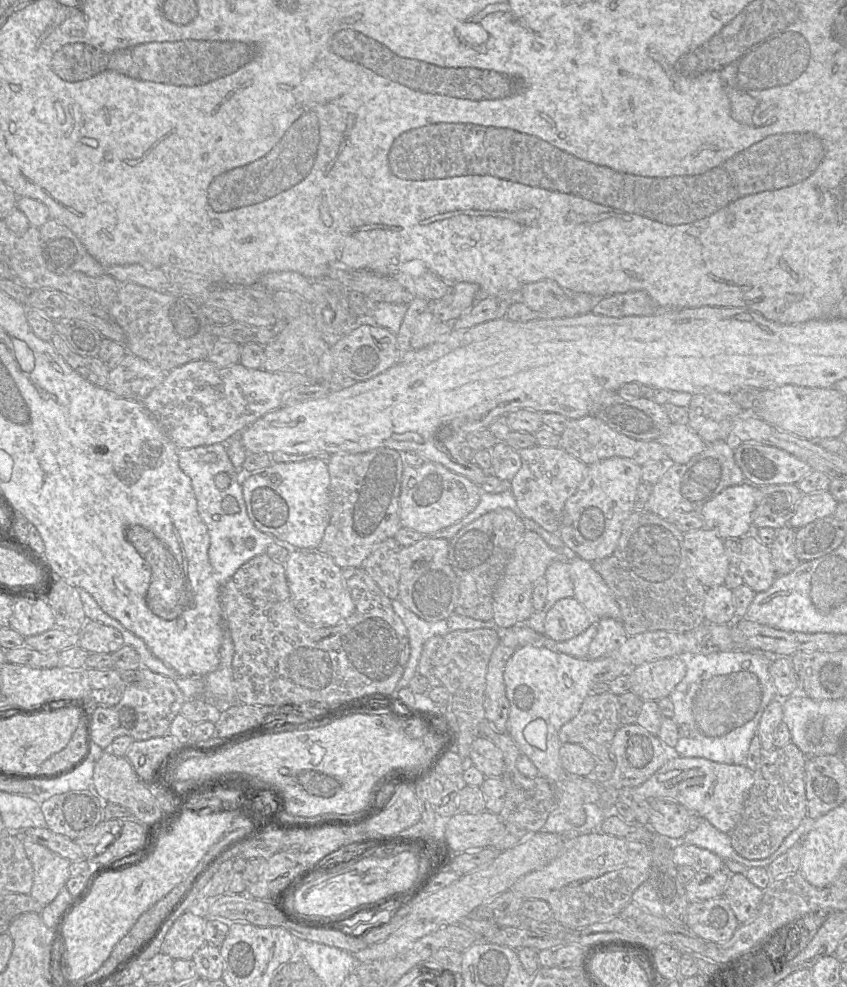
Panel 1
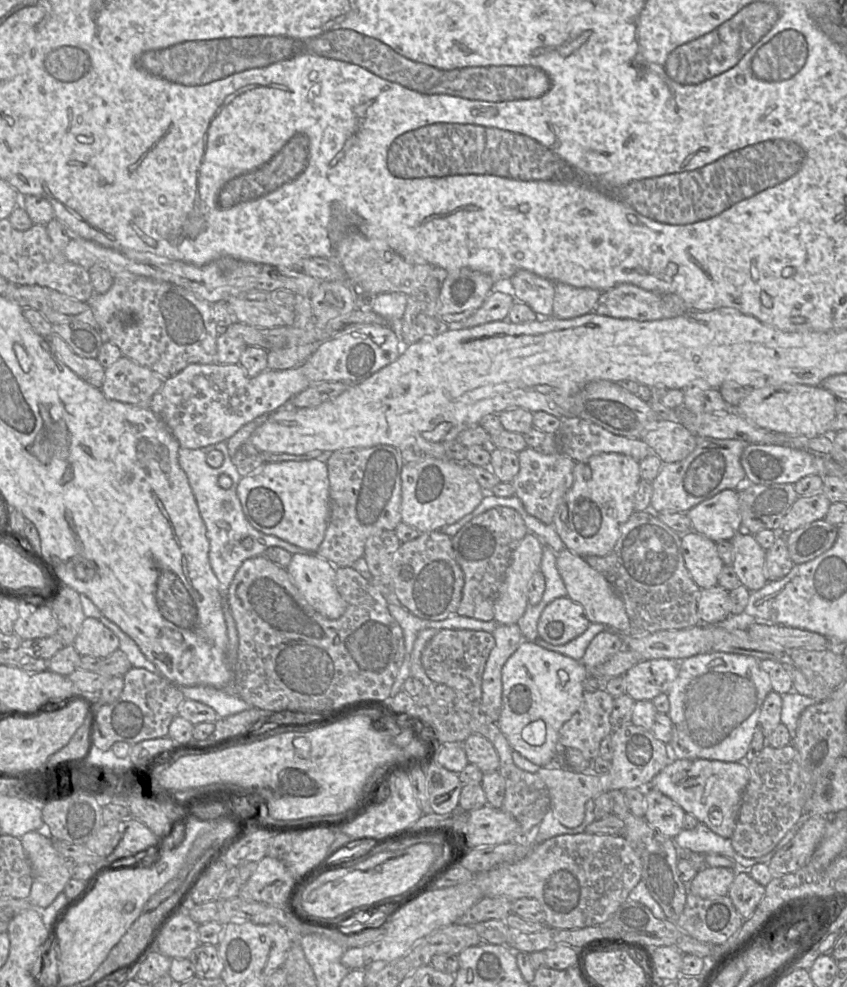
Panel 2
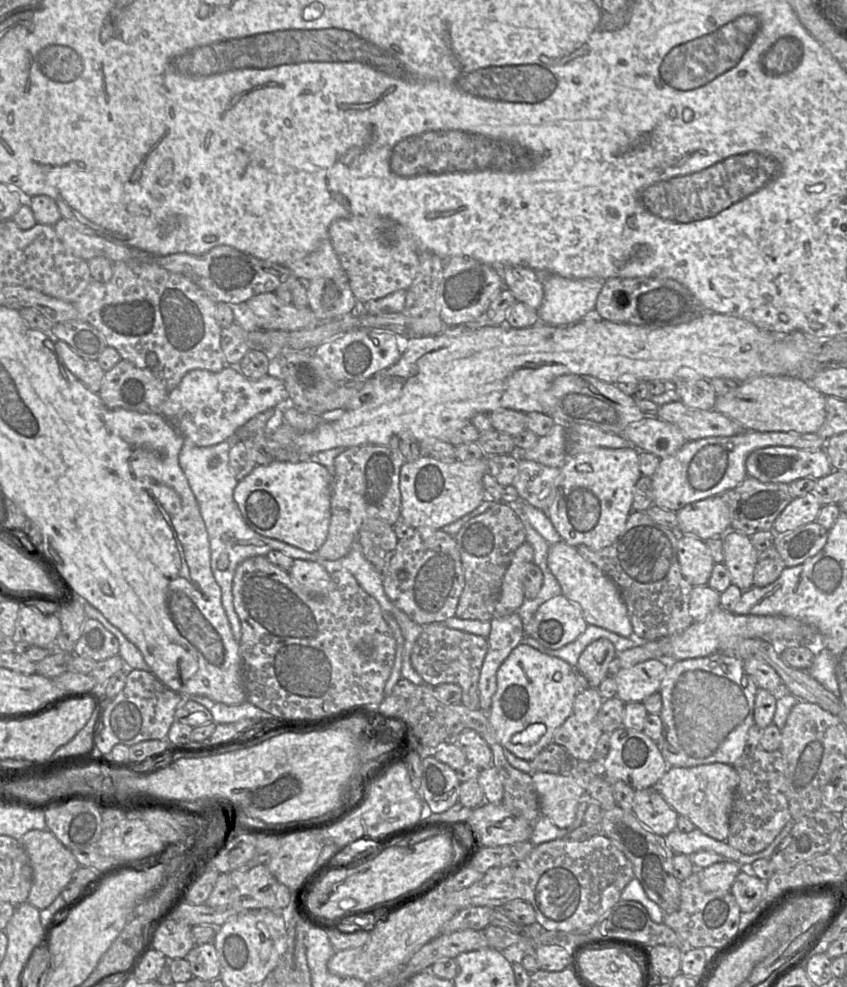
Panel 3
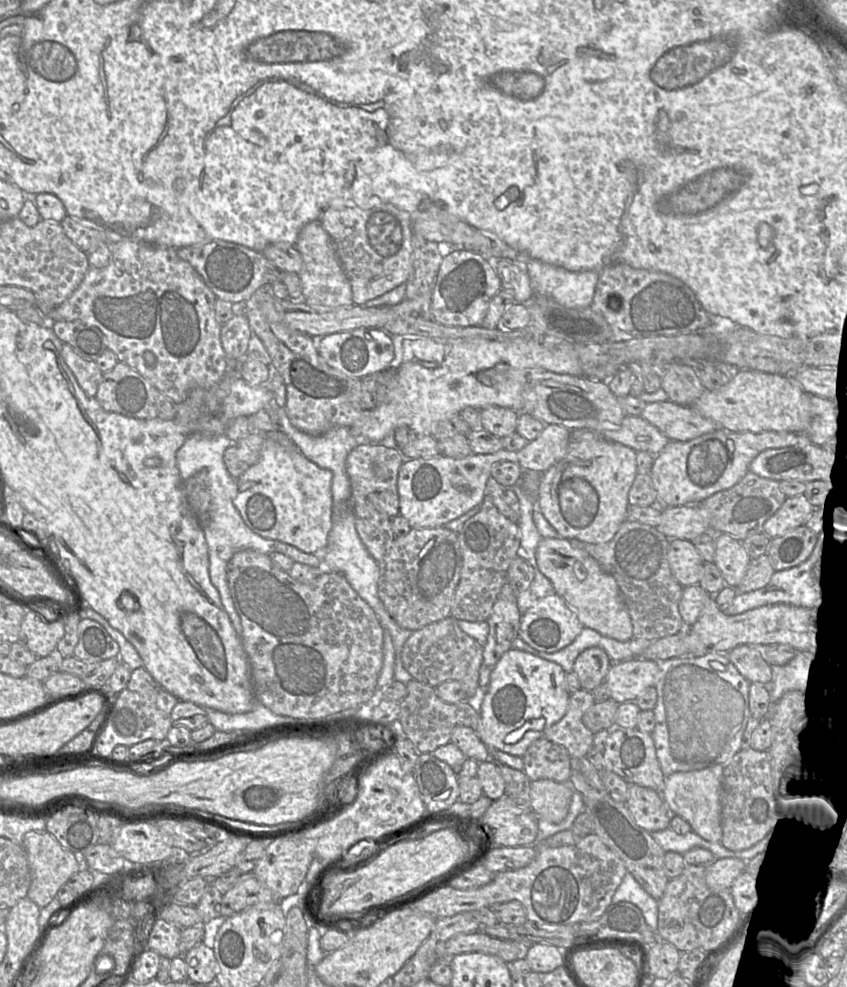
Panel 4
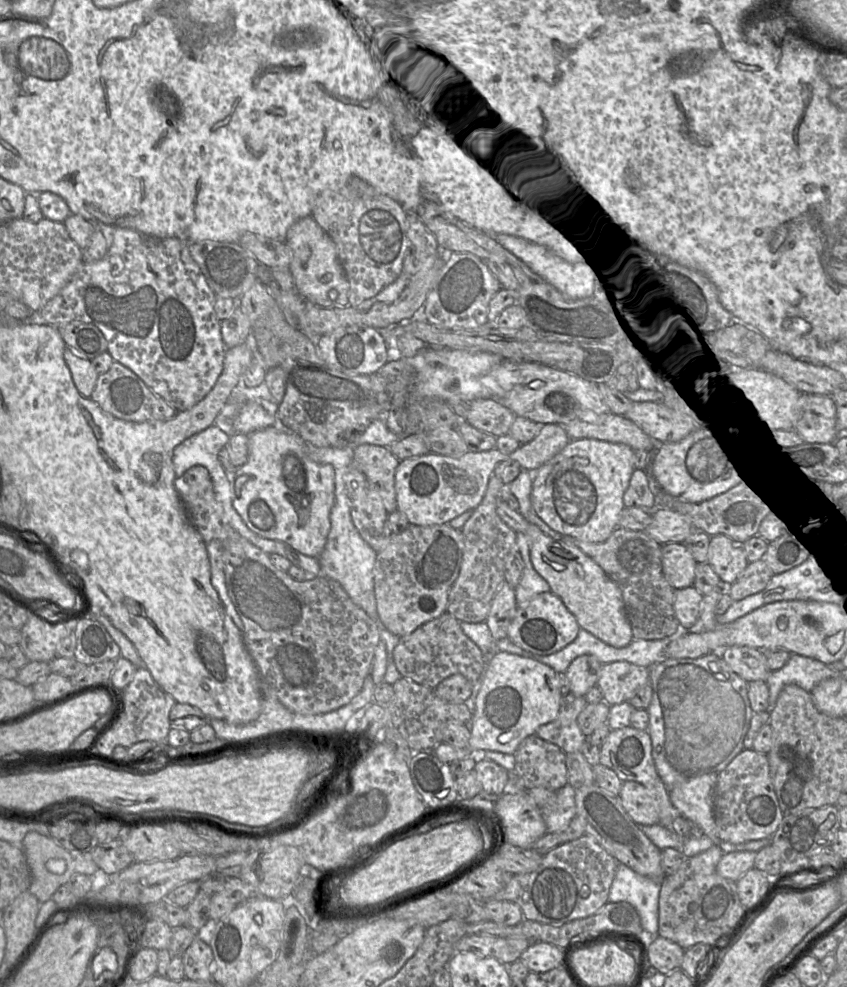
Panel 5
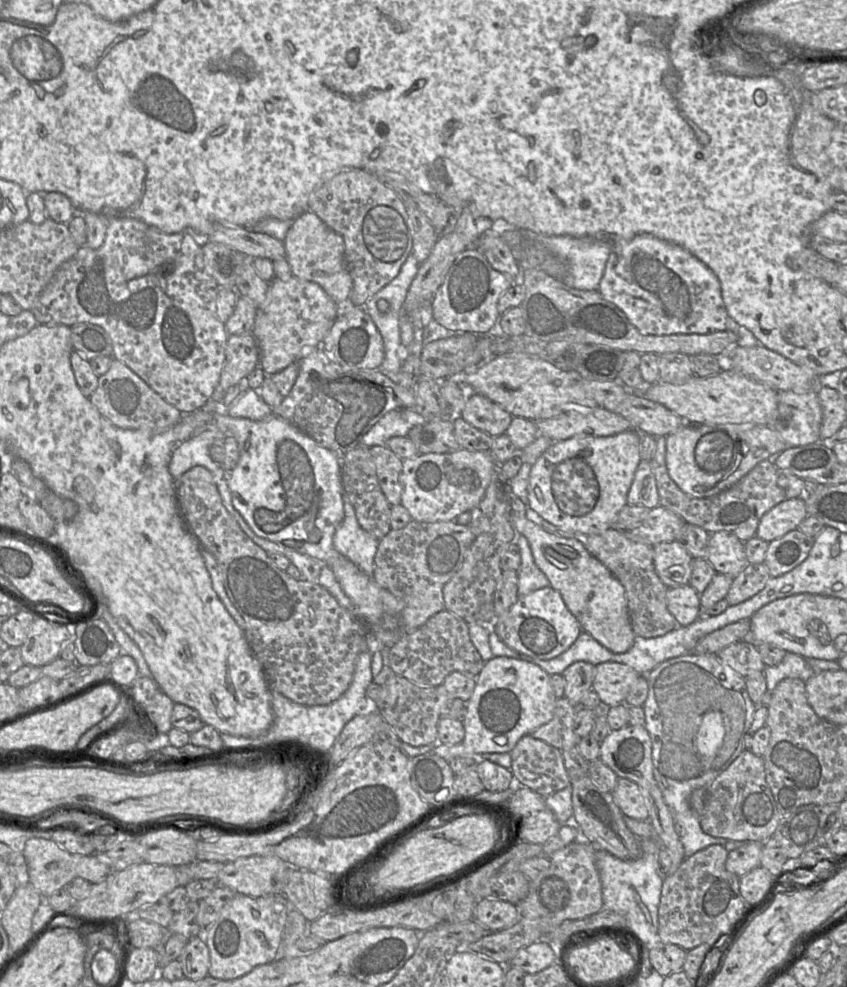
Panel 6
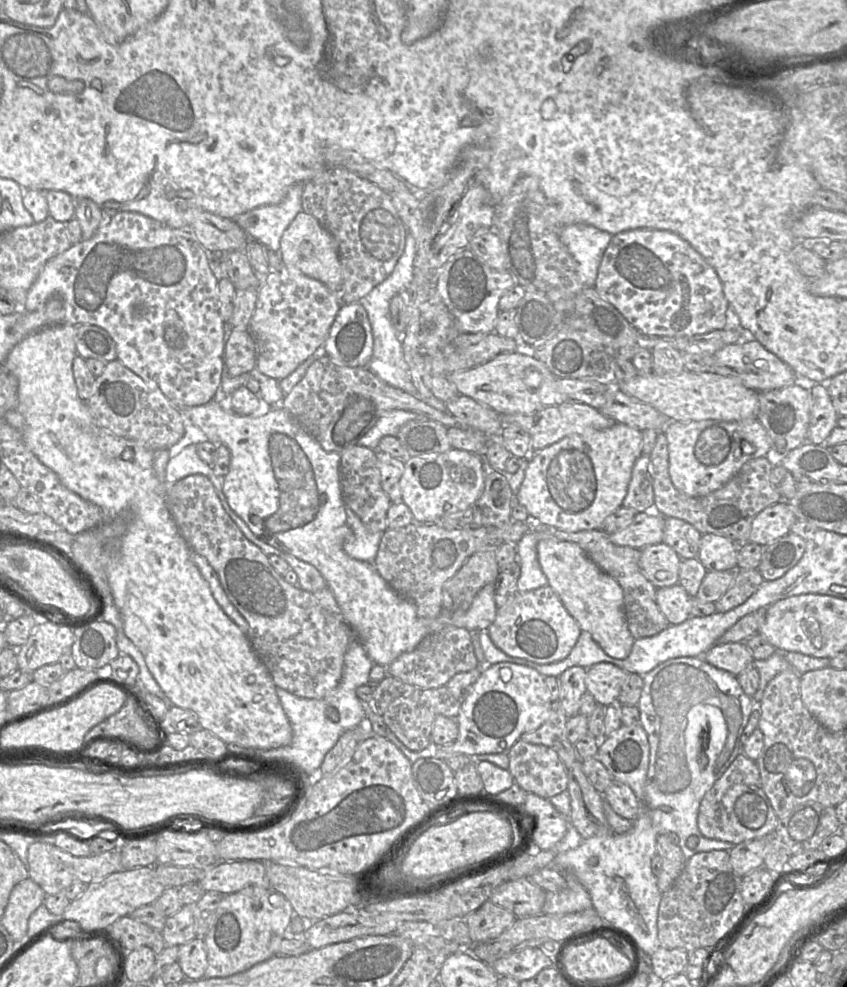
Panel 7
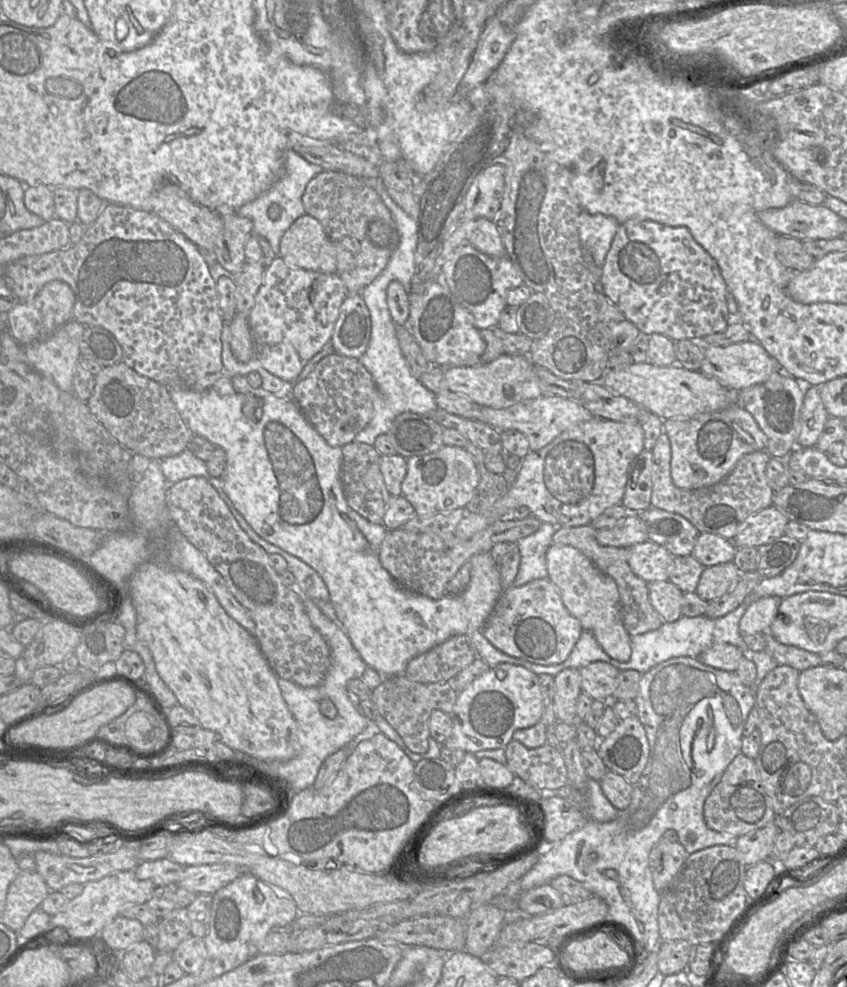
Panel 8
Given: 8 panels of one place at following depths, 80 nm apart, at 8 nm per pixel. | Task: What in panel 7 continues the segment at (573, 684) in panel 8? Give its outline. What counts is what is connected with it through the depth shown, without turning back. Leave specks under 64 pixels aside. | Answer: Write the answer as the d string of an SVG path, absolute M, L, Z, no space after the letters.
M573 666L558 677L560 683L559 701L568 718L580 713L581 699L587 692L586 675L586 668Z

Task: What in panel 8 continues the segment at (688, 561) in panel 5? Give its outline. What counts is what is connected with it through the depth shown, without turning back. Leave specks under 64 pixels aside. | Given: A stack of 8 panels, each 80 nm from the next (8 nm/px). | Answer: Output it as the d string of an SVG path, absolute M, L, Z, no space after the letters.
M652 541L627 549L627 560L632 572L646 583L667 581L673 558L666 548Z

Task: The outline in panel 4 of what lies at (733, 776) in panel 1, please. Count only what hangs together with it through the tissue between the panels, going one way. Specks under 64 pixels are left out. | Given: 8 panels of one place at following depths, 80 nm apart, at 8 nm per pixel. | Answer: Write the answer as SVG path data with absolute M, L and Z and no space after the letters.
M715 765L702 770L675 772L665 778L662 797L672 815L685 819L692 831L709 842L720 842L721 826L721 790L724 766Z

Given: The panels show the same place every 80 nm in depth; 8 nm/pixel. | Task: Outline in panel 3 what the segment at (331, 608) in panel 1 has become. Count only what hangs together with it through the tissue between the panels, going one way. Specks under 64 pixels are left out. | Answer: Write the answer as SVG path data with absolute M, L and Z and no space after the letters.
M294 559L289 573L311 595L324 595L328 590L331 574L318 561Z

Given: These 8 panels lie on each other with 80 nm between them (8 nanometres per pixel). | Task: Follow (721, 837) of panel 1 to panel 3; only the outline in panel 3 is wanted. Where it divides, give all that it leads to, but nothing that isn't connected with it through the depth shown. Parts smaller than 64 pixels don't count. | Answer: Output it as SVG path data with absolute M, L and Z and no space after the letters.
M795 820L788 822L764 850L751 855L741 853L731 847L726 841L716 840L704 834L698 828L695 828L690 832L682 832L675 829L665 836L665 841L674 853L683 853L691 856L699 851L709 851L722 855L739 865L752 864L758 859L769 859L775 848L790 833L794 824Z

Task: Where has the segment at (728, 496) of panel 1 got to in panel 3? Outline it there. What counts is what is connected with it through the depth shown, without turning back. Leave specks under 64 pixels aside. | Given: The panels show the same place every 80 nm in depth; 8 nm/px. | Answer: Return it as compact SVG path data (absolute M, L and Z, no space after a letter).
M721 496L689 504L676 512L679 535L690 535L702 541L722 537L731 529L731 514Z

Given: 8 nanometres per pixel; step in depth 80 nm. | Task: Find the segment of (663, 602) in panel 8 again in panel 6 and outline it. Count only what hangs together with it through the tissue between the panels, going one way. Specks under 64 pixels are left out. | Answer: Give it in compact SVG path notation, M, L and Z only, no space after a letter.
M689 584L668 588L666 602L678 626L688 626L701 617L700 594Z

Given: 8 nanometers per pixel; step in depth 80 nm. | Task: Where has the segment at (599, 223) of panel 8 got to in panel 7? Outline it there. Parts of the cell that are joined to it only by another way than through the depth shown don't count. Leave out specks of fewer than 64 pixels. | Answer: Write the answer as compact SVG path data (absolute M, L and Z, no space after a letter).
M582 223L563 227L559 235L577 263L577 273L581 282L585 287L594 287L603 254L613 236Z

